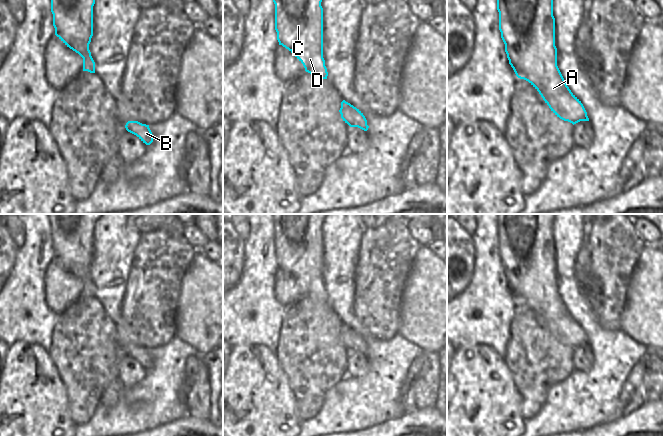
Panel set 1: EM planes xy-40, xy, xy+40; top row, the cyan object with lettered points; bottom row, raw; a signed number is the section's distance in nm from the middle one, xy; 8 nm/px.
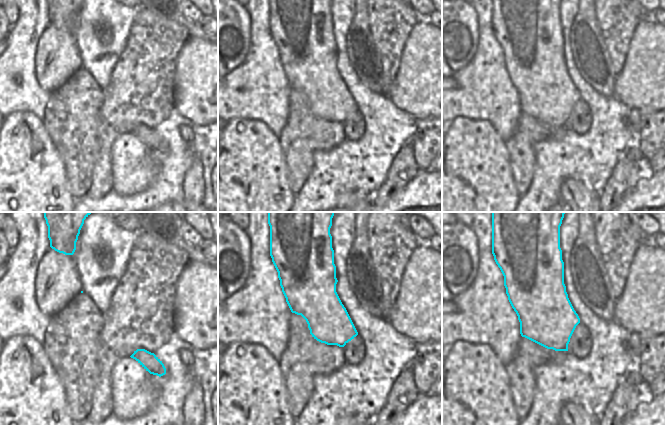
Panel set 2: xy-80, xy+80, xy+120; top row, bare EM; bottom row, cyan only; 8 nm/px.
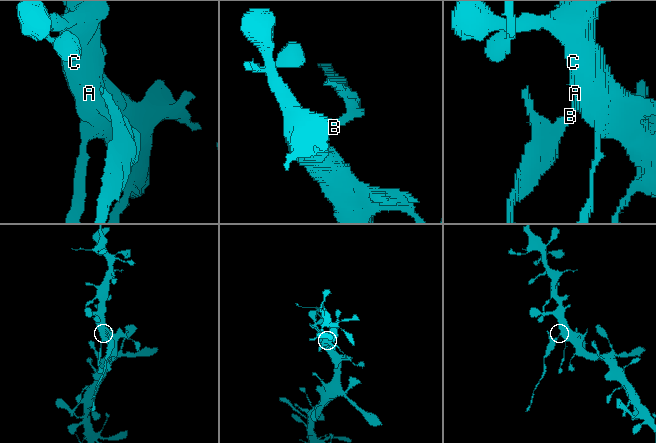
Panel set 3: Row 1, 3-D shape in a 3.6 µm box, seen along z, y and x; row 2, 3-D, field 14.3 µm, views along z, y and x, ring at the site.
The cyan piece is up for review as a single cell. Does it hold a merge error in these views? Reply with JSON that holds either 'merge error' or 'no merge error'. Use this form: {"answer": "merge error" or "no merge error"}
{"answer": "merge error"}

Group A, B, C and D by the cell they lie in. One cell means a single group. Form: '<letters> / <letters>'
A C D / B

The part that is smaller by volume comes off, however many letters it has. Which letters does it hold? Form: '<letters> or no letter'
B

